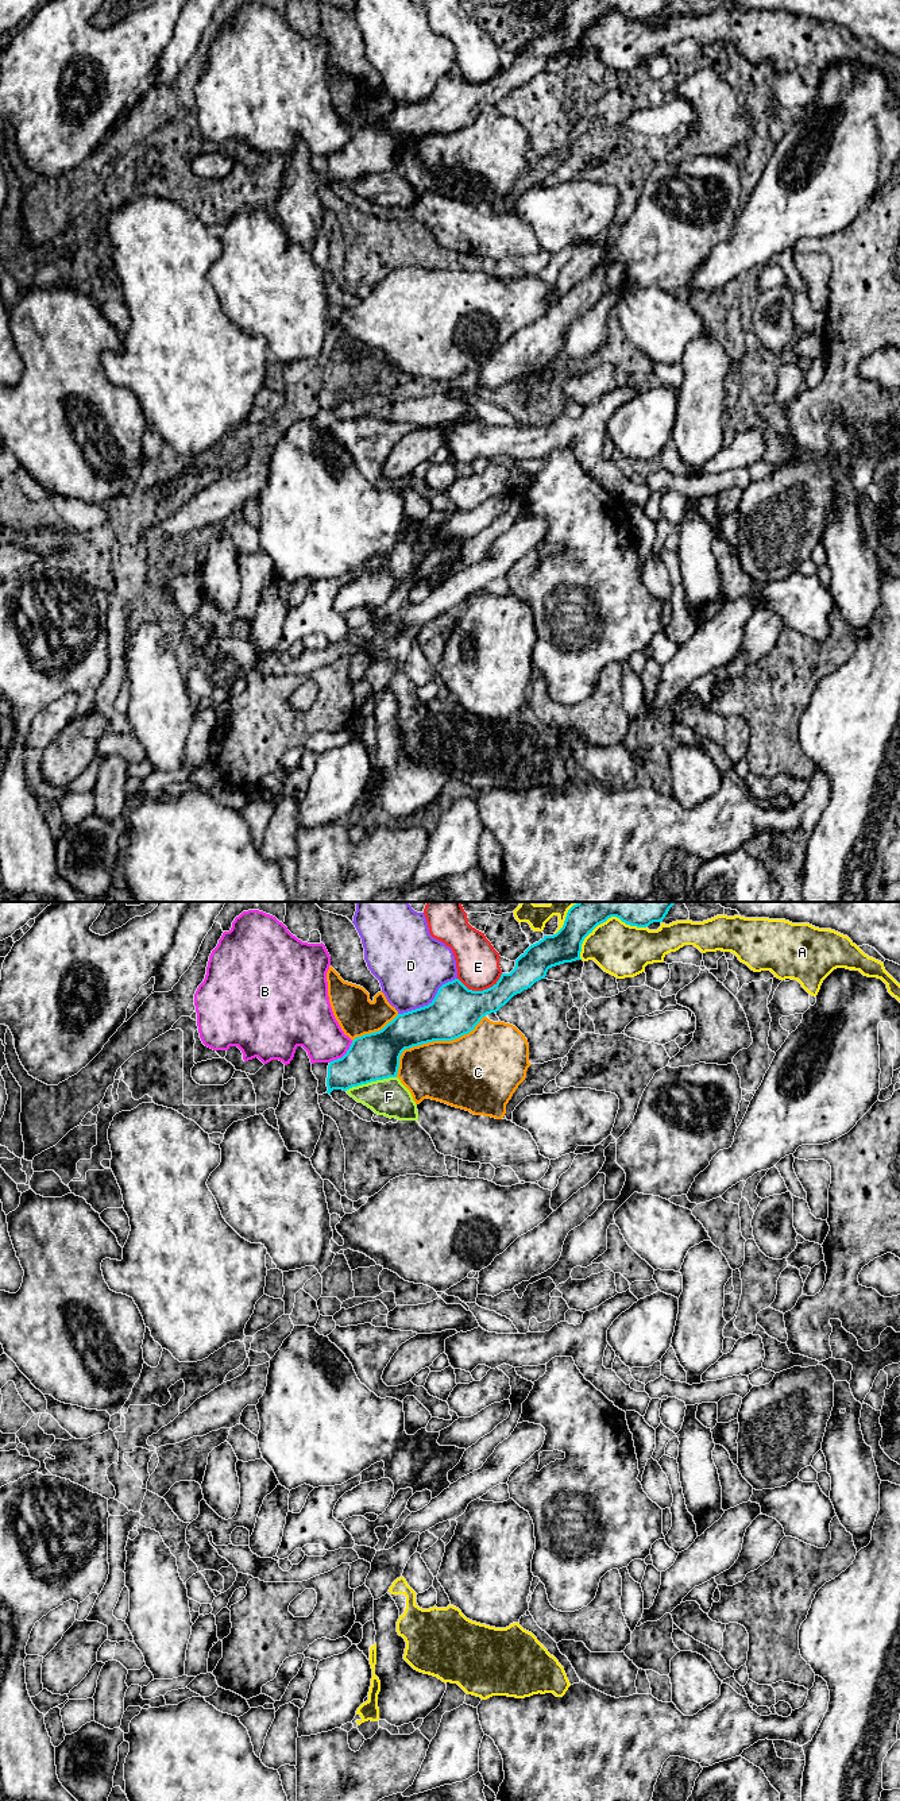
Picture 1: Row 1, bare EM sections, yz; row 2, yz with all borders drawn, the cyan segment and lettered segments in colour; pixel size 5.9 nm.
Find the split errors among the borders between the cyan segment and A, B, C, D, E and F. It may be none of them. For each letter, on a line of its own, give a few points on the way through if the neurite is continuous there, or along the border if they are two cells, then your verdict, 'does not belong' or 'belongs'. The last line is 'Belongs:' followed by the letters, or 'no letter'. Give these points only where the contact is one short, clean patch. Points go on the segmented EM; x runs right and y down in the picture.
A: does not belong
B: does not belong
C: does not belong
D: does not belong
E: border along yz (502, 974), (491, 986), (482, 990), (470, 990), (458, 978); does not belong
F: border along yz (396, 1076), (371, 1080), (346, 1090); does not belong
Belongs: no letter

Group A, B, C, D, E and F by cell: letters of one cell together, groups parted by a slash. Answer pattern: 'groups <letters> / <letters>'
groups A / B / C / D E / F

